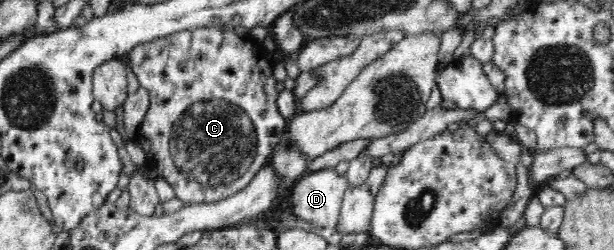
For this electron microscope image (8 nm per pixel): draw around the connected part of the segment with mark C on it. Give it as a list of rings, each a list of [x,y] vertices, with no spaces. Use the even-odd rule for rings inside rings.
[[[206,26],[205,28],[197,28],[195,30],[185,30],[165,37],[155,38],[153,41],[141,42],[134,47],[124,60],[127,60],[129,67],[133,70],[139,86],[145,87],[150,95],[150,104],[138,127],[134,140],[139,142],[143,148],[146,157],[146,165],[148,169],[154,169],[167,184],[171,184],[177,199],[185,203],[211,203],[224,200],[227,196],[233,196],[240,192],[253,179],[253,176],[265,167],[271,161],[274,153],[279,149],[283,139],[288,131],[289,121],[283,118],[277,110],[277,96],[279,92],[275,88],[277,81],[273,75],[275,65],[271,63],[269,55],[264,43],[243,43],[241,37],[235,35],[234,29],[222,29],[216,26]]]

